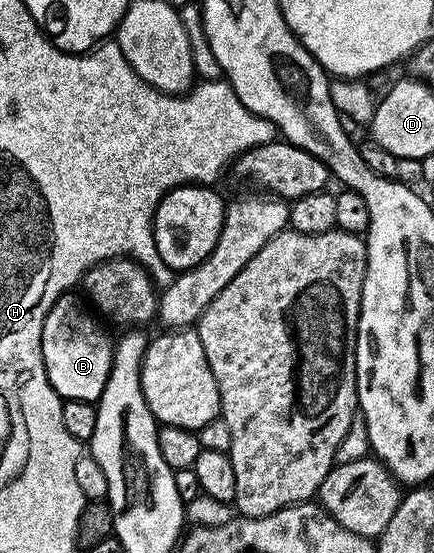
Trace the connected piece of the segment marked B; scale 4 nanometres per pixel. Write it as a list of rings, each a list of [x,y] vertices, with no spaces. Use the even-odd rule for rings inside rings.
[[[52,314],[45,321],[42,330],[42,356],[45,359],[45,369],[48,373],[49,383],[65,402],[92,403],[101,402],[104,389],[111,377],[114,367],[114,343],[104,335],[98,333],[97,327],[86,323],[82,319],[58,319],[57,314]]]

